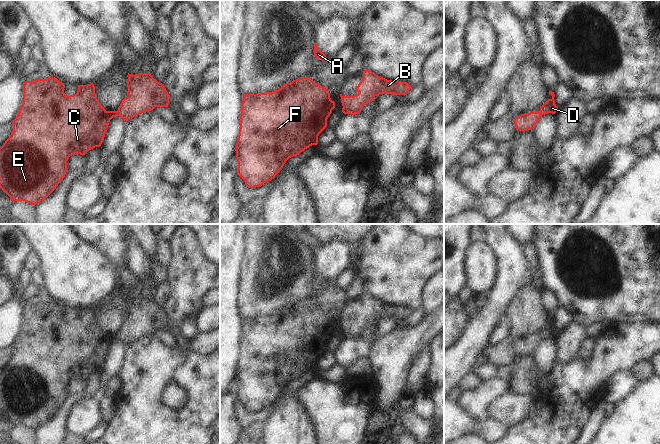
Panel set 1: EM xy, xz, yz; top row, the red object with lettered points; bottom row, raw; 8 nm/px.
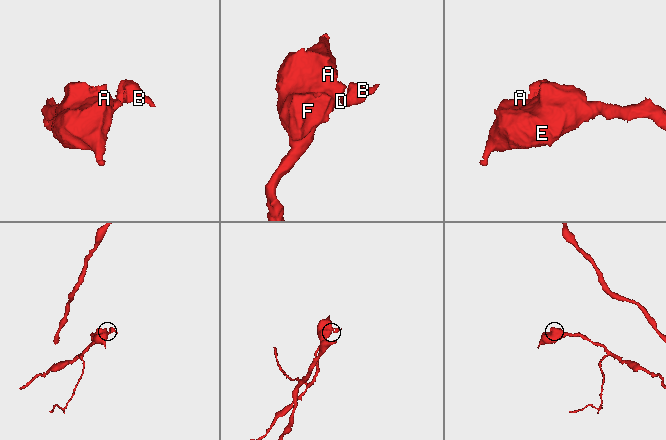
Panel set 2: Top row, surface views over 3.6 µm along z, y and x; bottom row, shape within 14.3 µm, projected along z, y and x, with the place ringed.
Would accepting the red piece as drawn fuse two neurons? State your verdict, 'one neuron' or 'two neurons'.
one neuron

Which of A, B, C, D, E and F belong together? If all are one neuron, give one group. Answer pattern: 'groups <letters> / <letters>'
groups A B C D E F

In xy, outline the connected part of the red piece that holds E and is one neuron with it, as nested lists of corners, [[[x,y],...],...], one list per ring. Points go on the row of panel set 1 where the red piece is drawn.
[[[151,73],[129,74],[127,79],[127,97],[124,98],[117,111],[106,111],[98,101],[93,83],[78,85],[76,94],[66,96],[65,85],[55,77],[23,81],[23,103],[15,119],[9,138],[0,147],[0,188],[11,201],[25,201],[36,205],[45,200],[62,181],[68,172],[67,161],[74,154],[85,155],[87,151],[100,147],[110,120],[120,116],[128,121],[141,113],[151,111],[155,107],[168,107],[169,97],[164,84],[153,78]]]

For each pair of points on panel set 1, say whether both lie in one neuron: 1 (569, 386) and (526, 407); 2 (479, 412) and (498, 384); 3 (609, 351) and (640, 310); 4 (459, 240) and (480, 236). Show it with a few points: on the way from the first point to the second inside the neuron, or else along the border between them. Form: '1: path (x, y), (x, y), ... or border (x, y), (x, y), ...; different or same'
1: border (512, 391), (530, 398), (533, 418); different
2: path (479, 405), (491, 391); same
3: border (649, 321), (641, 323), (616, 323); different
4: border (469, 234), (472, 241); different

